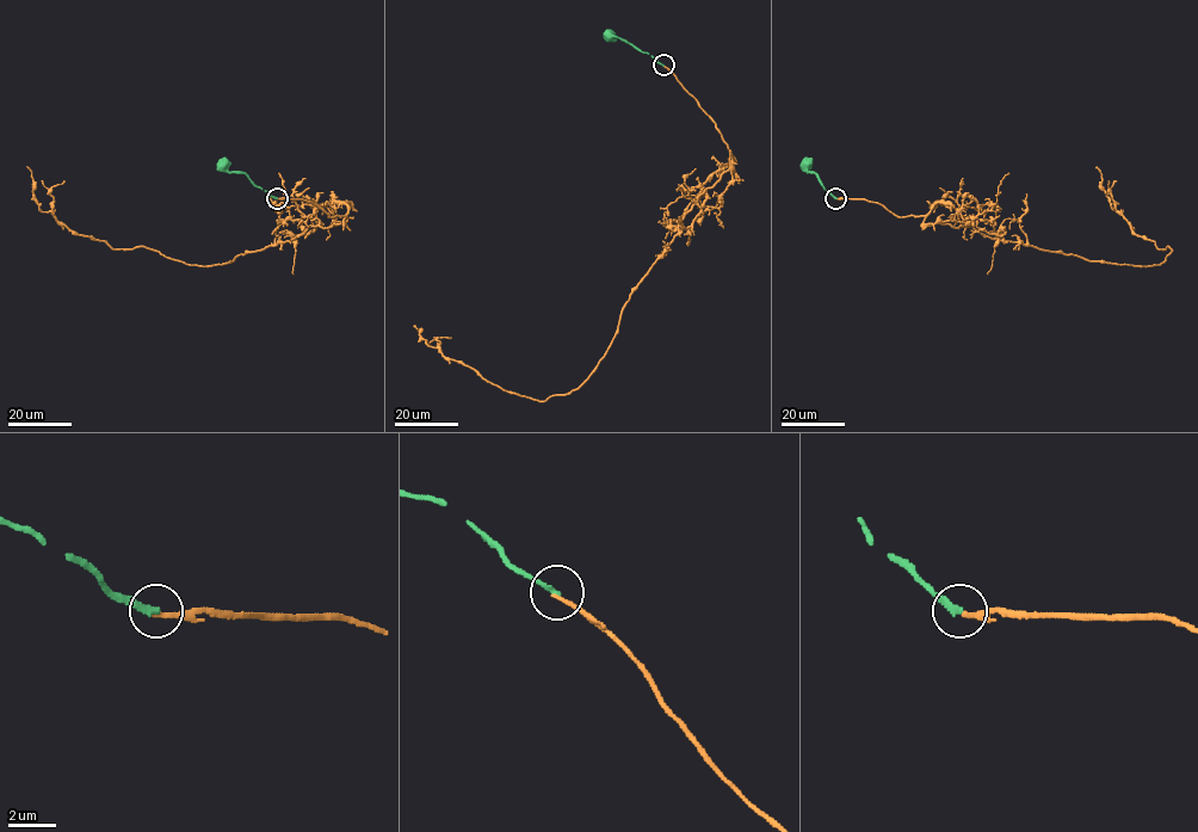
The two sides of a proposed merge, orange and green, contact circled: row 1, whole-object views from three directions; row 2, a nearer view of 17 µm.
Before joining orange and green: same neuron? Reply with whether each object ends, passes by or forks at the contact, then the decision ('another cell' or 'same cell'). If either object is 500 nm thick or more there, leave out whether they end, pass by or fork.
orange ends there; green ends there; another cell

